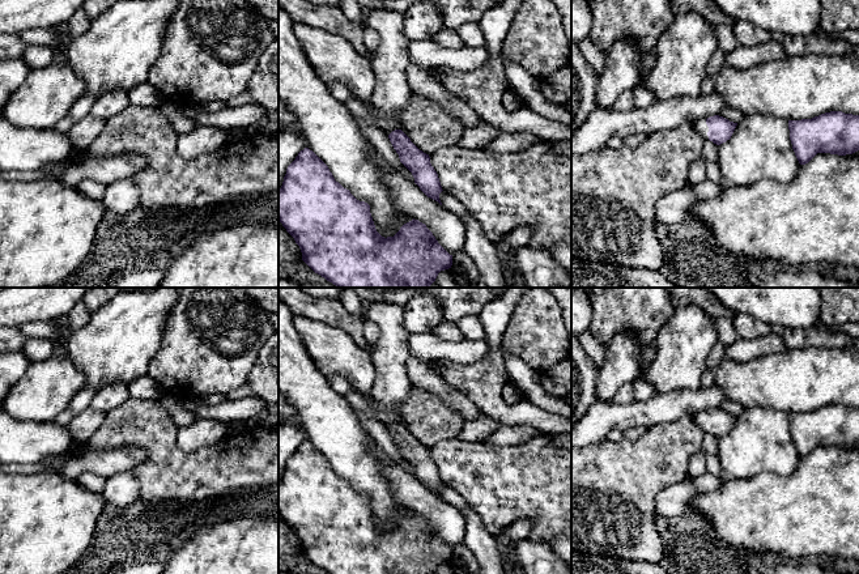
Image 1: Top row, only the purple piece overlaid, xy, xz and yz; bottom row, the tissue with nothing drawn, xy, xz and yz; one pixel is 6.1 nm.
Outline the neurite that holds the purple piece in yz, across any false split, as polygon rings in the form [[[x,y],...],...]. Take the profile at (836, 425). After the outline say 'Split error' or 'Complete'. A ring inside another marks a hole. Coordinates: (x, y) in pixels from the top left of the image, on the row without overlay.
[[[830,404],[812,412],[788,413],[788,422],[800,458],[817,446],[846,448],[859,443],[859,408]]]. Complete

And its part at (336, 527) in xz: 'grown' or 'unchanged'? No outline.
unchanged

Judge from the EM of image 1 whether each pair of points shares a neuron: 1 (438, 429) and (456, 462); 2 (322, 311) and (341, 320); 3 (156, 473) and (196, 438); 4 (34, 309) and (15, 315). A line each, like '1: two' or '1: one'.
1: two
2: one
3: two
4: one

